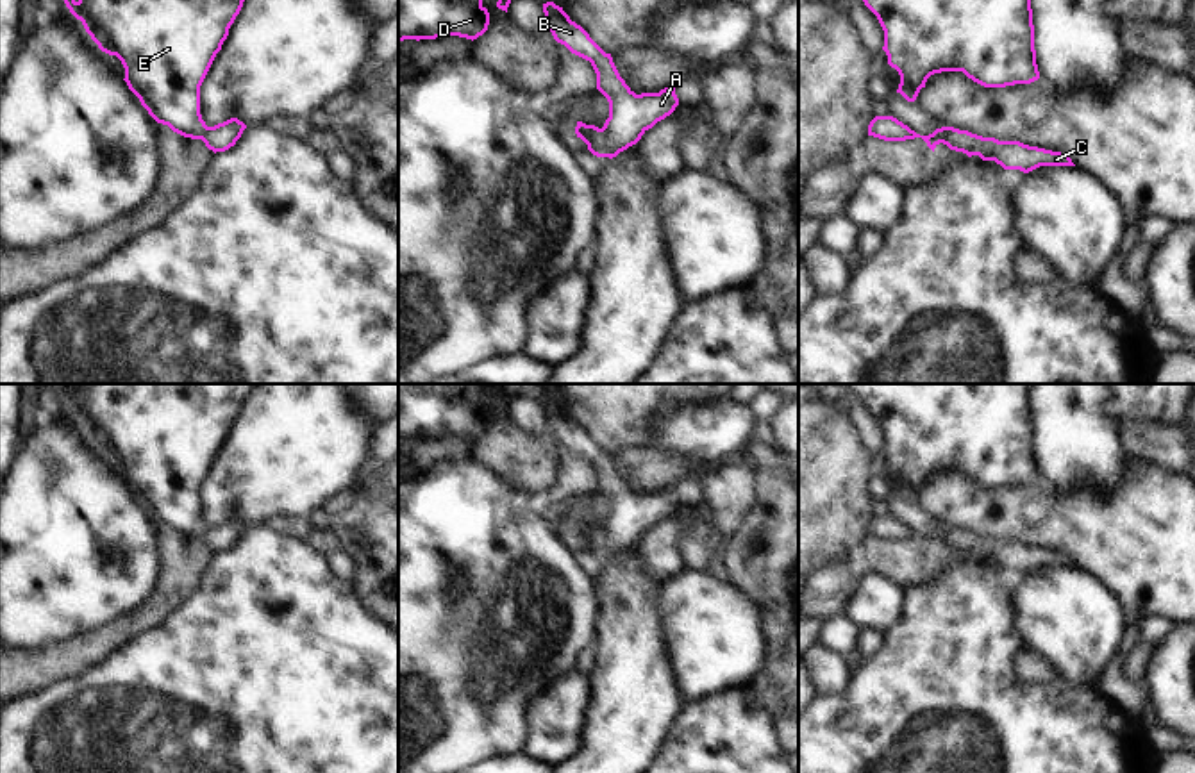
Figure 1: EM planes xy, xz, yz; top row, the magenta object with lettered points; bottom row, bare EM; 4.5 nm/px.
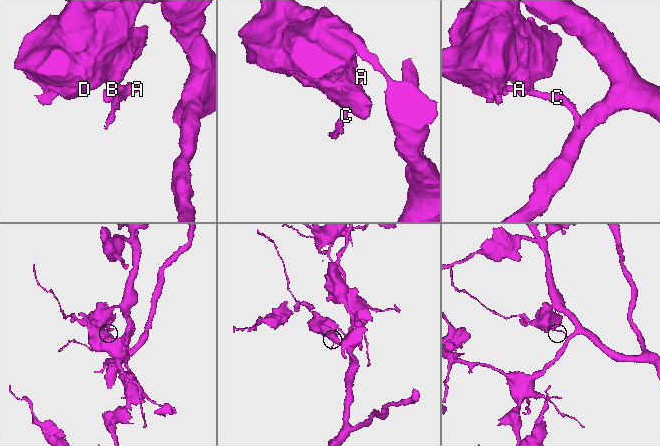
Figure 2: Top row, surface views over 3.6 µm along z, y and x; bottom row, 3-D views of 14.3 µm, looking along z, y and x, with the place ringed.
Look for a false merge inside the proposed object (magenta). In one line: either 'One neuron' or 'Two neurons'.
Two neurons.

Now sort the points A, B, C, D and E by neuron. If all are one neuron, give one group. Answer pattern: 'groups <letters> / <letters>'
groups A B C / D E

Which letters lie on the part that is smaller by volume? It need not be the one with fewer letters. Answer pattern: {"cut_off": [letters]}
{"cut_off": ["A", "B", "C"]}

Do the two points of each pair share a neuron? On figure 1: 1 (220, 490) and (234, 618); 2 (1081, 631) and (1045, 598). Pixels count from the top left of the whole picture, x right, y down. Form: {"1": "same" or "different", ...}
{"1": "different", "2": "same"}

